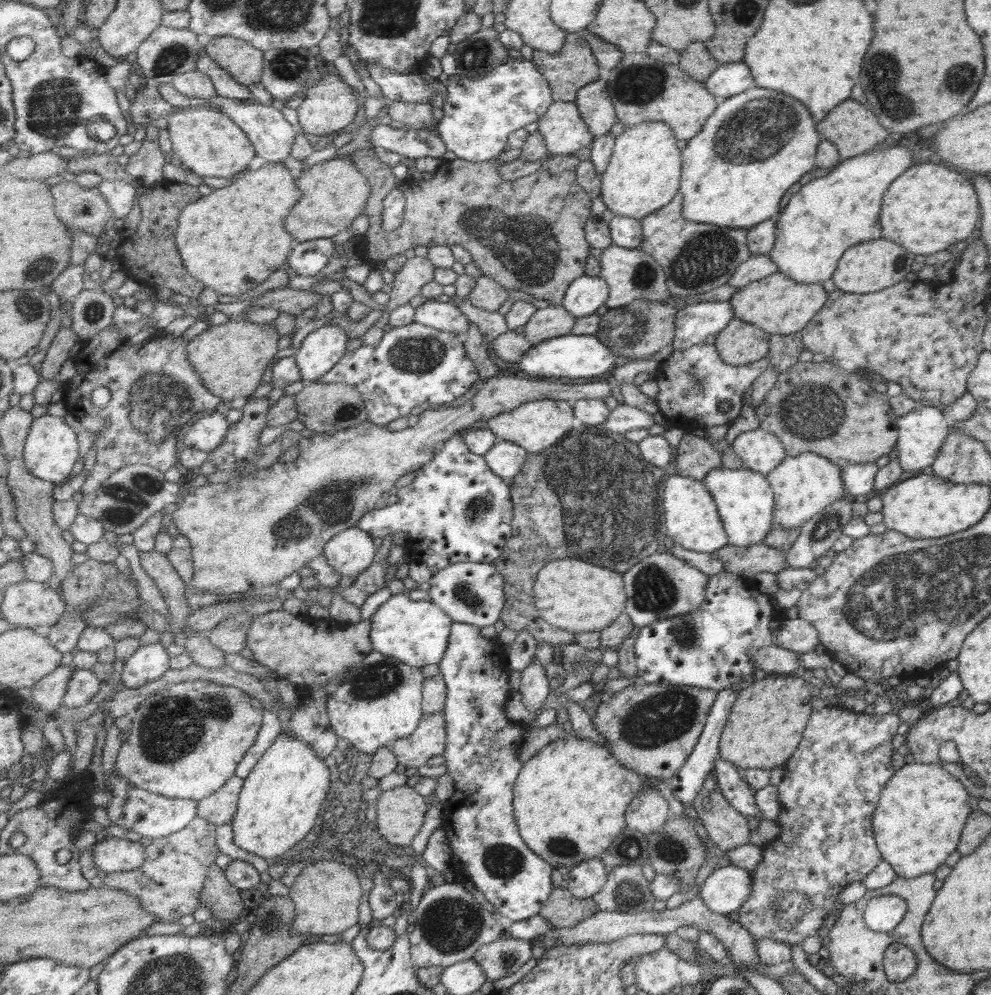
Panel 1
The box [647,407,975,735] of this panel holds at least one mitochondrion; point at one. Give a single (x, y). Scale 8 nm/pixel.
(684, 633)

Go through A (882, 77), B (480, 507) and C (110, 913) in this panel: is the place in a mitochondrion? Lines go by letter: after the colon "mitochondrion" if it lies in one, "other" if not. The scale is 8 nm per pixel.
A: mitochondrion
B: mitochondrion
C: other

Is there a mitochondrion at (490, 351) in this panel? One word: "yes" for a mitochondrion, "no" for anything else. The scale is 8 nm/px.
no

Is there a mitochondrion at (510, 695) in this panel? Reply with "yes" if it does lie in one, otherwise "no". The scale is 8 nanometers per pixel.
no

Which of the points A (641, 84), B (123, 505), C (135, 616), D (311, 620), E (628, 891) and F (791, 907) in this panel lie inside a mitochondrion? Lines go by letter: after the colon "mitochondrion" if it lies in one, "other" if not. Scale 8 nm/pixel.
A: mitochondrion
B: mitochondrion
C: other
D: other
E: mitochondrion
F: mitochondrion

